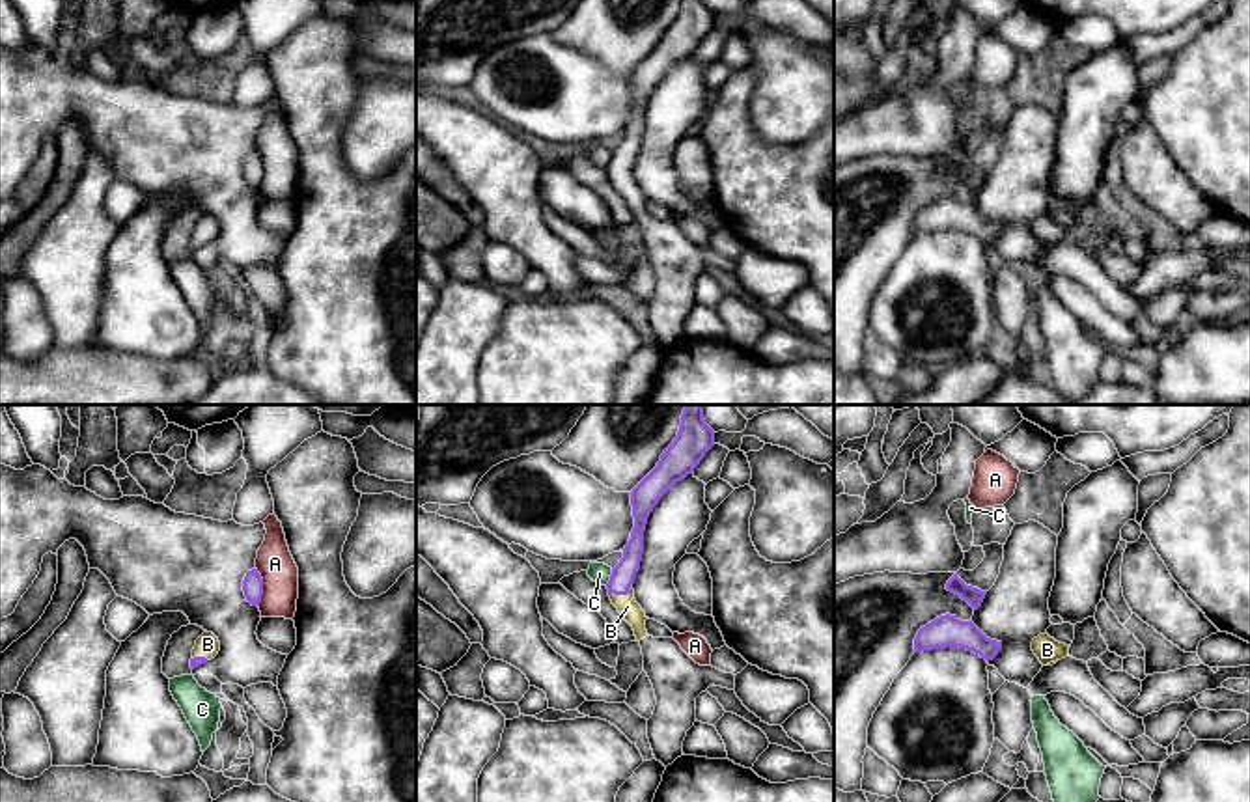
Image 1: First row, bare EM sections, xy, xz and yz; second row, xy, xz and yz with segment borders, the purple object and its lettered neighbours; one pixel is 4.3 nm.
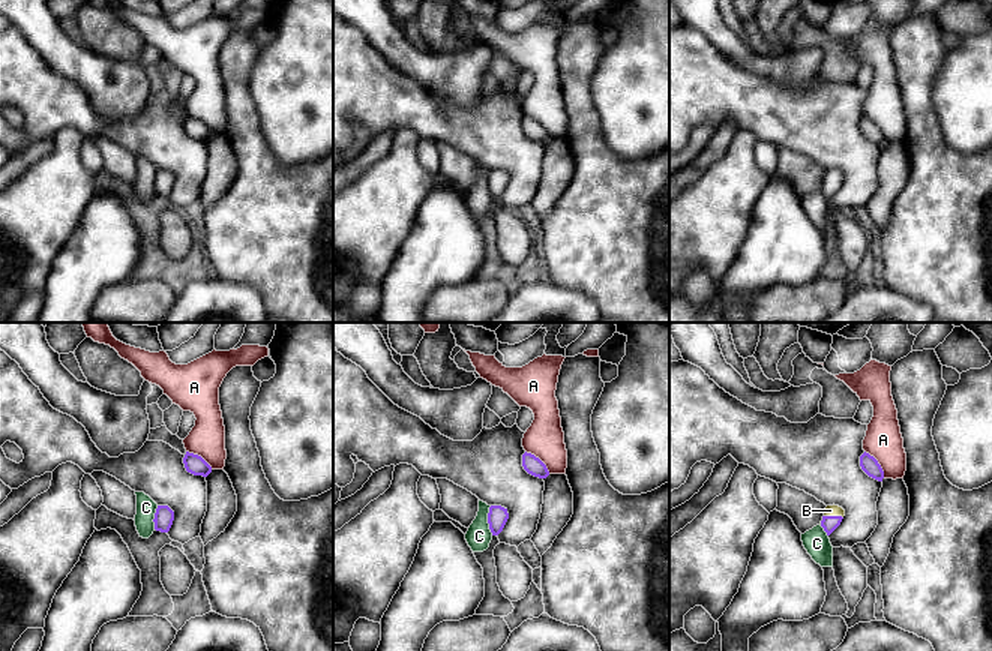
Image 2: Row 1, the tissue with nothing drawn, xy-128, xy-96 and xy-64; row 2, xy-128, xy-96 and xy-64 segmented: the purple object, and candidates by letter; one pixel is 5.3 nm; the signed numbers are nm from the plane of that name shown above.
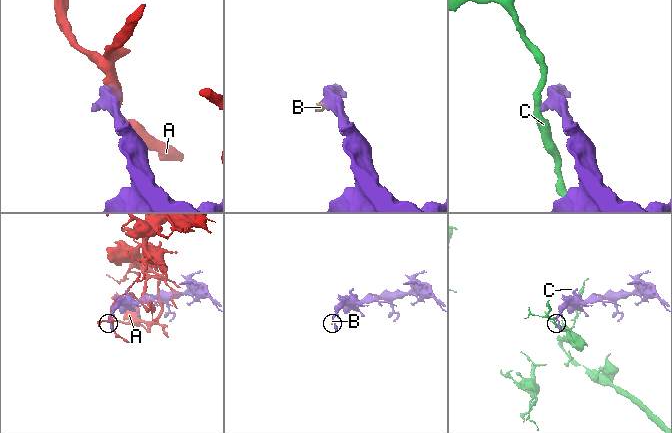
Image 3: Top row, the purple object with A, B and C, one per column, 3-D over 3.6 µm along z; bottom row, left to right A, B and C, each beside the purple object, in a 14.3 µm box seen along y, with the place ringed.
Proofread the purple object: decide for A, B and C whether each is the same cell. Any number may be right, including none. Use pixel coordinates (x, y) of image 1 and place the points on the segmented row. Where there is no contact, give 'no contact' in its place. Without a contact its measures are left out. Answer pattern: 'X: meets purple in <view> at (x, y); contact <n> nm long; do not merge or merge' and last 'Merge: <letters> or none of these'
A: meets purple in xy at (262, 588); contact 180 nm long; do not merge
B: meets purple in xz at (622, 594); contact 110 nm long; merge
C: meets purple in xz at (611, 577); contact 80 nm long; do not merge
Merge: B

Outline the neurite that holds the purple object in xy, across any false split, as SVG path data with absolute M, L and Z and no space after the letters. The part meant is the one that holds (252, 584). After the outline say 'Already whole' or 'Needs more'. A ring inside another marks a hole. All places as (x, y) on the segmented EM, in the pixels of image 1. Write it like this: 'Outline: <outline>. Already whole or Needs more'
Outline: M252 569L246 573L246 576L243 580L243 591L244 591L246 601L252 606L259 606L261 597L263 597L263 578L257 573L257 569Z. Already whole

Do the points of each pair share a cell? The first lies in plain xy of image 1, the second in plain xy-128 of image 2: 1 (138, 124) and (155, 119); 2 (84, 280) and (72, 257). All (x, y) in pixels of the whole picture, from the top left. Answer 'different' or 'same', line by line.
1: same
2: different

